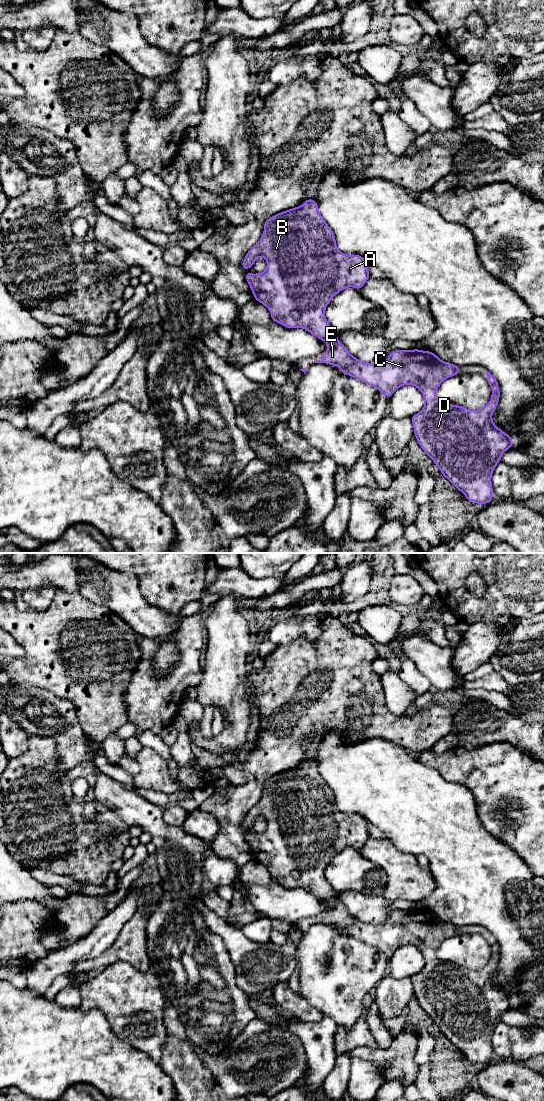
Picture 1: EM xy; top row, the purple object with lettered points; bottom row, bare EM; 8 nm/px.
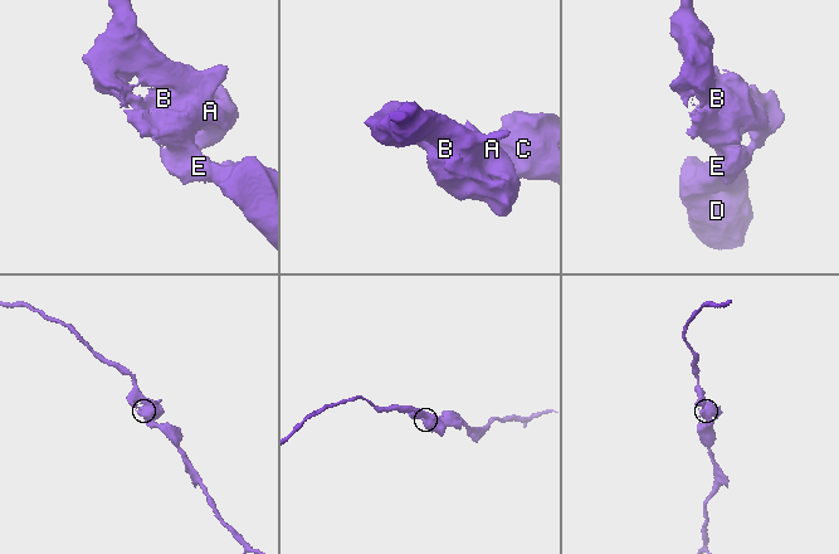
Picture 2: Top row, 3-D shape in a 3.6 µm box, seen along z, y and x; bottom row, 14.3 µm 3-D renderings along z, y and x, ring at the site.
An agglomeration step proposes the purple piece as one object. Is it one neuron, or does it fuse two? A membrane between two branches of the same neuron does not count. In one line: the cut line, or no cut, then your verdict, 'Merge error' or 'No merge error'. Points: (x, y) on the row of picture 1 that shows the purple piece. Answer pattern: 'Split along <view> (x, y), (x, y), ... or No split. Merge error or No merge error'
No split. No merge error

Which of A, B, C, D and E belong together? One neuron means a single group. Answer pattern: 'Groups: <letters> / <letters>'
Groups: A B C D E

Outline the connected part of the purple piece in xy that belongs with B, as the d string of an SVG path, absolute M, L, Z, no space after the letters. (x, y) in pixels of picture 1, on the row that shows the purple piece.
M306 199L304 201L304 204L301 206L297 206L295 208L292 208L292 209L280 212L278 214L275 214L274 216L271 216L263 224L263 230L264 230L264 232L262 233L261 239L252 248L250 248L250 250L247 252L243 262L241 264L241 267L244 270L249 269L250 267L252 267L254 265L254 262L258 257L264 257L266 259L267 268L264 272L256 273L254 275L252 273L248 272L245 275L245 278L246 278L249 286L251 287L254 299L259 301L260 303L262 303L264 306L266 306L270 310L272 321L280 323L281 325L283 325L284 327L289 328L289 329L303 328L306 331L313 334L314 336L316 336L317 338L324 341L328 345L329 349L322 354L321 361L319 362L318 360L316 360L315 363L326 363L326 364L334 365L334 366L338 367L343 374L349 375L349 376L356 378L356 379L370 385L370 386L375 387L381 393L383 393L388 399L390 399L391 396L393 395L393 393L401 386L409 384L409 385L413 385L413 386L417 387L423 395L425 405L420 412L411 416L410 418L412 420L412 424L413 424L413 428L414 428L414 436L417 439L420 447L433 460L434 464L439 468L442 475L446 479L448 479L454 485L455 488L457 488L459 491L461 491L470 503L489 504L492 501L492 497L494 496L494 491L492 488L492 482L491 482L491 477L492 477L493 471L494 471L496 465L499 462L501 462L502 454L513 446L512 437L509 436L508 434L506 434L500 428L498 428L491 418L491 415L495 412L497 405L498 405L498 402L499 402L499 399L500 399L500 390L499 390L499 384L497 382L497 379L493 375L491 375L488 371L486 371L488 383L492 389L491 399L490 399L489 403L486 404L481 409L469 410L463 406L442 403L437 399L436 391L437 391L437 388L440 386L440 384L445 379L459 374L461 369L458 365L451 364L449 362L443 362L437 355L435 355L431 351L427 351L427 350L423 351L423 350L419 350L419 349L394 350L389 354L387 360L383 363L380 363L380 364L367 363L367 362L363 362L363 361L357 359L355 356L351 355L349 353L349 351L339 342L339 340L337 338L337 333L332 329L332 327L328 323L324 312L325 312L327 305L330 303L330 301L333 299L333 297L336 294L338 294L340 291L342 291L348 287L354 287L357 290L360 290L365 285L366 281L370 278L370 274L369 274L368 267L367 267L368 261L365 260L362 256L360 256L358 254L348 255L348 254L341 253L338 250L337 245L336 245L335 235L334 235L332 229L328 226L326 221L321 216L321 214L319 212L318 204L314 199Z

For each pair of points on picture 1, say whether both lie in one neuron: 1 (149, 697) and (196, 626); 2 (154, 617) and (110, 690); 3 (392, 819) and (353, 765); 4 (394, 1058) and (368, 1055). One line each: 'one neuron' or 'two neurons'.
1: one neuron
2: two neurons
3: one neuron
4: one neuron

